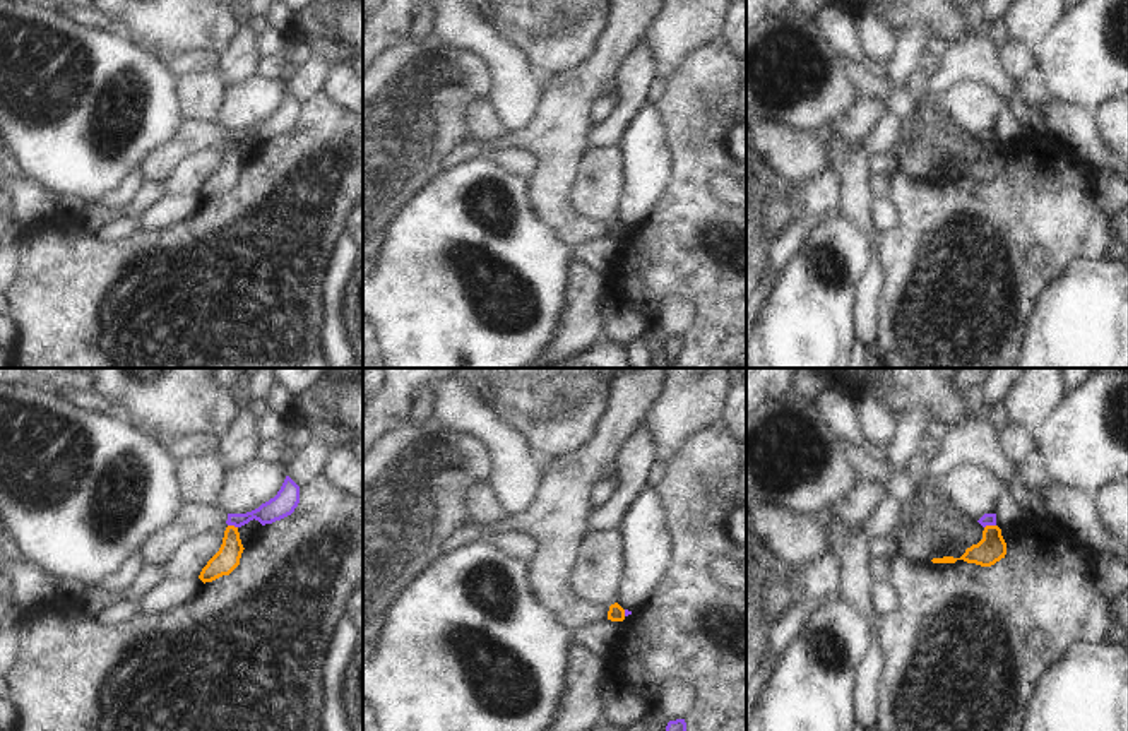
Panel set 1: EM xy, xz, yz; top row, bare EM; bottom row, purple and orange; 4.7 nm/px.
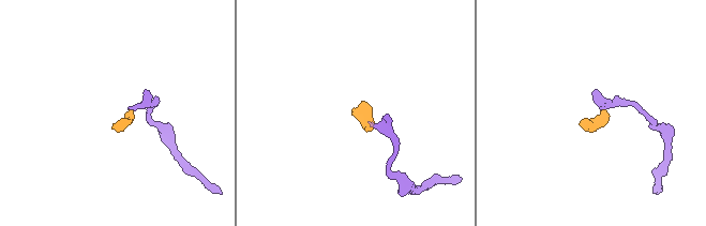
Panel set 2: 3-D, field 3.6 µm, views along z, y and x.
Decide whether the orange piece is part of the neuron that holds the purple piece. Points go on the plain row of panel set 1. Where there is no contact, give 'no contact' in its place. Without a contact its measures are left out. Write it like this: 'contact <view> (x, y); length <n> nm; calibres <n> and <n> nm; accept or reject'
contact yz (990, 141); length 60 nm; calibres 60 and 140 nm; reject

